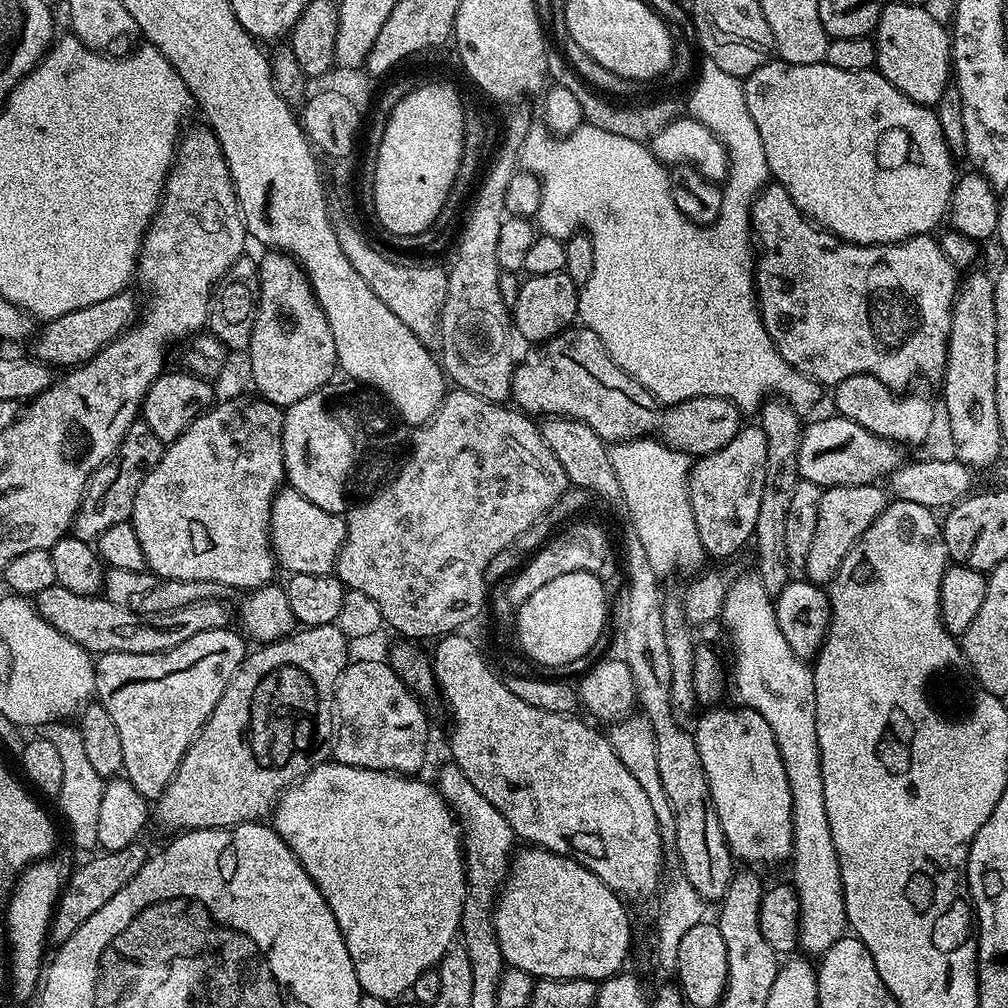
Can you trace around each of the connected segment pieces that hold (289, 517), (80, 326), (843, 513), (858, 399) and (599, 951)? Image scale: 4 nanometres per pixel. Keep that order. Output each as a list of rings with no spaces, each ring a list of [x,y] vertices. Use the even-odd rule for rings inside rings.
[[[287,486],[281,487],[272,500],[272,513],[268,523],[268,539],[272,541],[272,554],[277,565],[285,568],[285,573],[295,574],[329,574],[336,567],[336,559],[342,550],[342,542],[346,538],[345,517],[335,512],[322,510],[322,506],[314,506],[314,502],[302,498],[298,490]]]
[[[128,290],[119,292],[102,302],[94,302],[94,306],[82,306],[82,310],[70,310],[70,314],[47,321],[43,325],[44,333],[31,341],[31,355],[56,370],[71,370],[94,358],[94,354],[102,351],[111,340],[123,336],[124,331],[132,327],[137,319],[138,300],[136,304],[130,293]]]
[[[839,484],[823,489],[818,502],[818,526],[814,530],[814,539],[810,545],[810,554],[806,554],[806,566],[803,575],[811,583],[821,586],[831,585],[838,574],[848,551],[862,538],[862,534],[888,507],[890,496],[883,487],[876,484]]]
[[[864,372],[846,378],[841,384],[835,385],[834,392],[836,392],[835,411],[841,416],[850,418],[850,422],[858,422],[858,426],[870,430],[876,436],[887,436],[889,440],[907,446],[907,444],[922,443],[932,432],[932,404],[930,401],[923,400],[920,396],[897,394],[882,382],[878,382],[878,378],[867,376]]]
[[[535,846],[521,847],[513,855],[504,886],[496,897],[494,930],[505,965],[526,970],[526,974],[541,980],[582,978],[599,982],[616,975],[627,965],[624,963],[632,948],[632,920],[620,900],[623,899],[602,878],[572,857]]]

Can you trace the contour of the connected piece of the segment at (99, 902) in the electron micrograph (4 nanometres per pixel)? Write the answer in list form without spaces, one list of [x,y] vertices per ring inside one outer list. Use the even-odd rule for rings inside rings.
[[[137,842],[117,852],[101,851],[100,856],[86,861],[77,872],[73,871],[69,875],[52,911],[47,937],[49,945],[59,946],[69,940],[78,926],[82,926],[82,922],[90,918],[90,914],[102,910],[102,906],[106,906],[106,902],[110,902],[110,898],[114,898],[114,894],[118,894],[118,890],[122,890],[122,886],[126,886],[126,882],[130,882],[130,878],[134,878],[138,870],[142,870],[150,855],[149,849],[144,849],[142,845],[143,843]]]

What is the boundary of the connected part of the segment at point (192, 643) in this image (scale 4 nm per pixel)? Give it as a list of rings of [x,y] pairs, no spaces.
[[[231,627],[206,630],[186,638],[178,646],[165,652],[154,654],[122,654],[121,652],[103,653],[95,661],[96,690],[95,699],[110,714],[114,727],[118,729],[118,738],[122,741],[123,775],[149,802],[155,801],[166,790],[182,762],[185,750],[192,745],[192,740],[200,733],[201,726],[208,721],[222,690],[244,661],[245,637],[239,631],[232,632]]]

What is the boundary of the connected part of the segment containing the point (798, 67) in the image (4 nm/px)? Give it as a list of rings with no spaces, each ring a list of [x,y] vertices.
[[[779,58],[769,59],[758,70],[743,77],[746,108],[750,110],[750,118],[754,118],[754,126],[758,126],[758,134],[762,134],[762,146],[766,146],[766,162],[771,179],[781,184],[790,194],[790,198],[798,206],[798,210],[814,224],[832,232],[842,240],[852,244],[896,244],[900,240],[908,240],[912,236],[926,236],[932,227],[941,219],[945,219],[948,206],[952,203],[952,185],[956,183],[957,173],[952,172],[954,157],[946,146],[946,138],[942,134],[942,126],[938,126],[935,111],[927,104],[919,104],[906,94],[902,94],[889,82],[881,72],[869,70],[838,70],[838,66],[822,64],[791,64]]]

